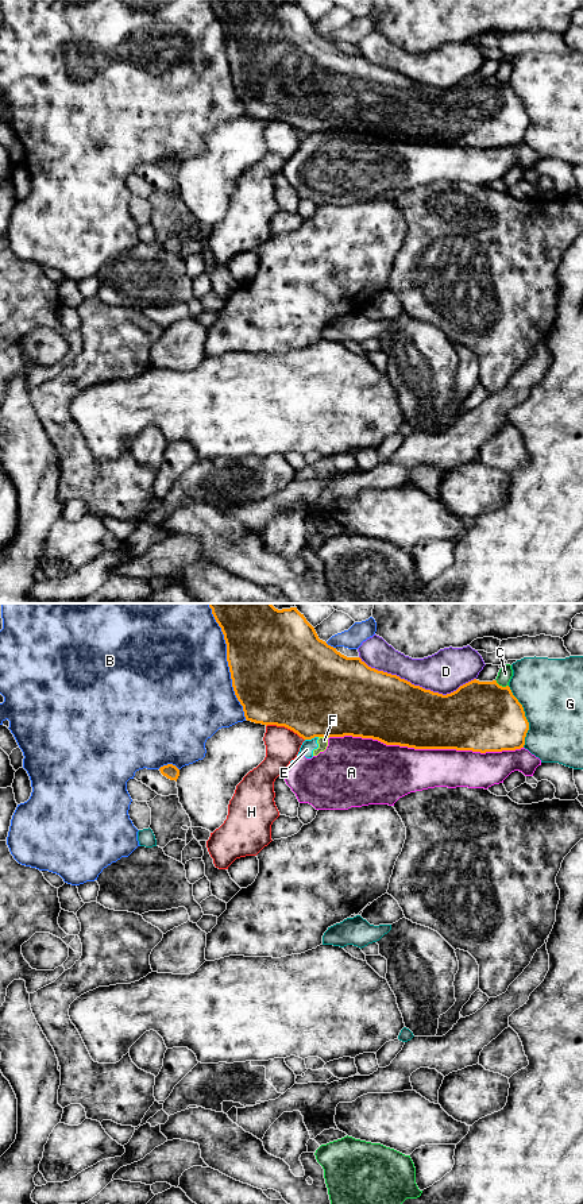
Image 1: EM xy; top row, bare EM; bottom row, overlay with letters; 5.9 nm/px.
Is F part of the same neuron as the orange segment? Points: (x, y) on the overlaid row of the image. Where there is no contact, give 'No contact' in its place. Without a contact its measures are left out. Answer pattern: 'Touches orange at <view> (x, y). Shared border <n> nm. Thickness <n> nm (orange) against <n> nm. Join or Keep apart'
Touches orange at xy (324, 736). Shared border 60 nm. Thickness 500 nm (orange) against 60 nm. Keep apart

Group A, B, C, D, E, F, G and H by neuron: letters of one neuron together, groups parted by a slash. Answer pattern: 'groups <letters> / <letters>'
groups A E F / B / C / D / G / H

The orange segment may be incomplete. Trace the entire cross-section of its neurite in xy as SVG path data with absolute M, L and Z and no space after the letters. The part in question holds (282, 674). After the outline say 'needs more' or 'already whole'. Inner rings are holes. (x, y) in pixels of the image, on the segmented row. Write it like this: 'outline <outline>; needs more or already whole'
outline M208 603L227 644L232 687L247 721L285 726L304 740L314 737L362 737L386 745L414 749L456 749L472 752L516 750L525 745L529 722L509 686L476 679L443 695L368 667L360 657L347 657L320 640L297 607L275 609L271 603Z; already whole

